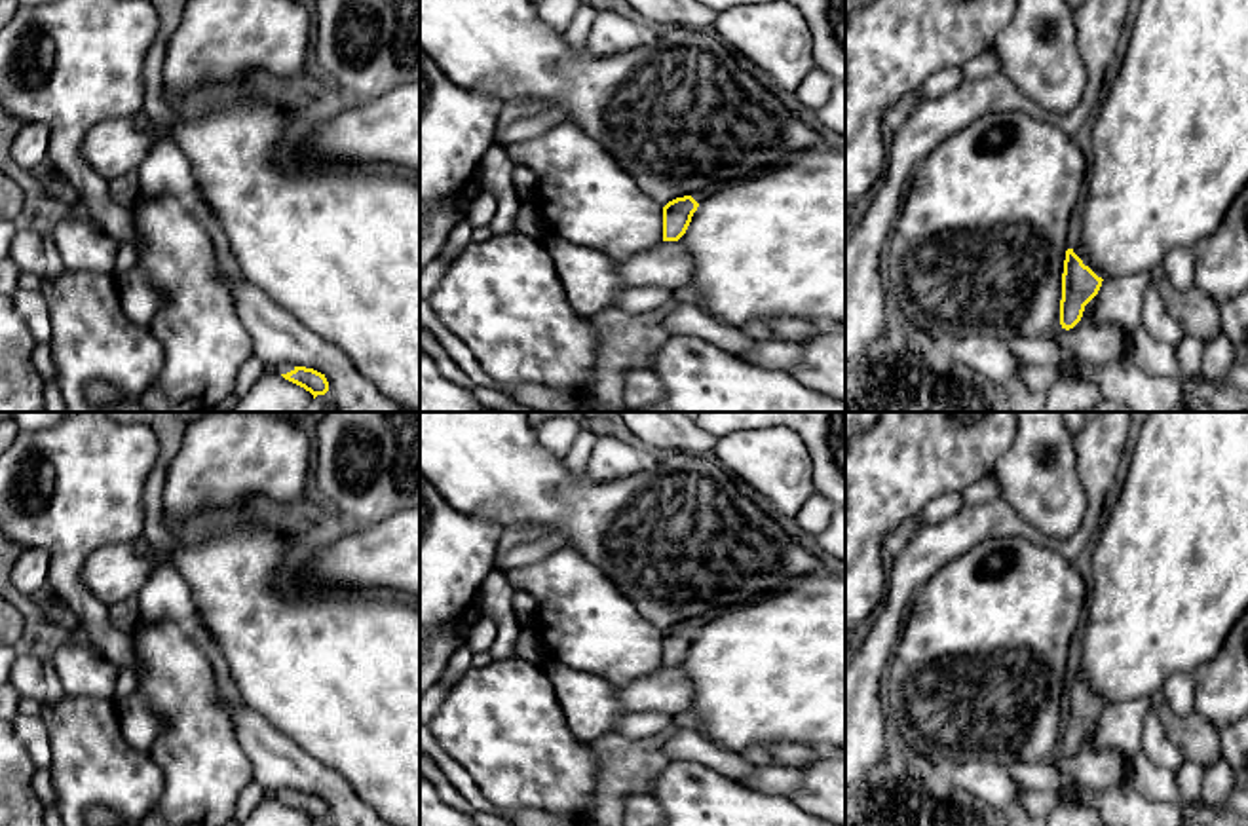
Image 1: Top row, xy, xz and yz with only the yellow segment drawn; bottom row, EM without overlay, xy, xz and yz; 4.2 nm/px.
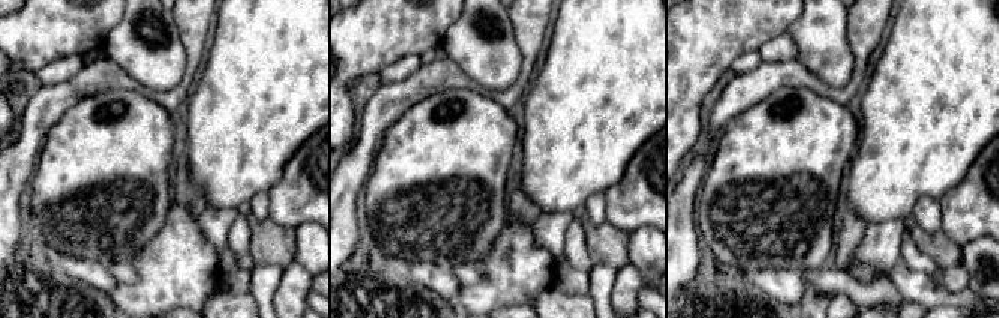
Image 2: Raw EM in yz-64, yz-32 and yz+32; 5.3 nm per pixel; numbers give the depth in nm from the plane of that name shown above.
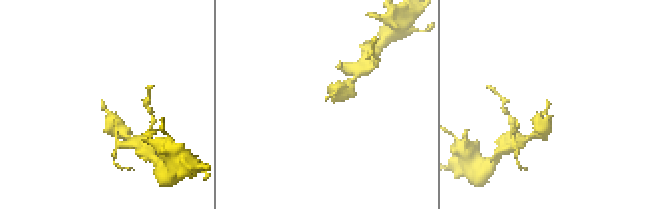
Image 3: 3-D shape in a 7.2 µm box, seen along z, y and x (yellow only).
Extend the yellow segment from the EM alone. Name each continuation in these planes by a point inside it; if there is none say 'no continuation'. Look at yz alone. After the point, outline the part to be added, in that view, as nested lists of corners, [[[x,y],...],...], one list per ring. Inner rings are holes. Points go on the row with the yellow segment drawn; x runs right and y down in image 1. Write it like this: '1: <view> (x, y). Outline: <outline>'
1: yz (1074, 232). Outline: [[[1083,199],[1079,205],[1073,209],[1073,218],[1069,220],[1068,228],[1068,241],[1073,253],[1083,260],[1085,266],[1088,266],[1098,277],[1104,279],[1104,272],[1096,268],[1090,258],[1085,254],[1083,245],[1081,245],[1081,213],[1083,213]]]

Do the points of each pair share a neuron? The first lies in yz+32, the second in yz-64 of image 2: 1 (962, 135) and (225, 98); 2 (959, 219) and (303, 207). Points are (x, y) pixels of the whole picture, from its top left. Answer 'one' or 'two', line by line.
1: one
2: one

